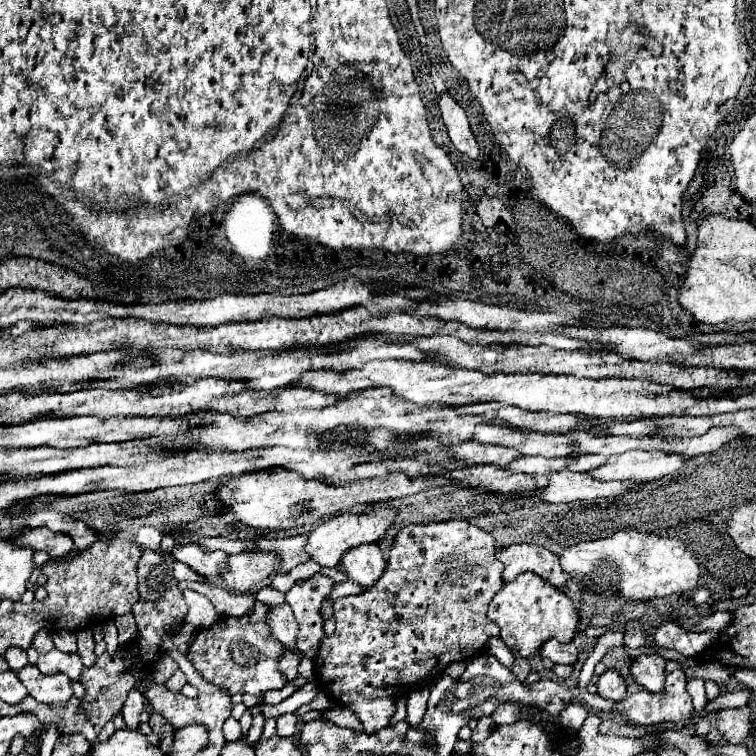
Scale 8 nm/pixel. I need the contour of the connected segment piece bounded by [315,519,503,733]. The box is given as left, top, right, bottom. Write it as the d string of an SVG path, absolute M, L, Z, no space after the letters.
M463 519L405 525L395 535L387 567L379 581L359 595L333 601L337 627L331 637L325 635L321 639L315 651L315 681L331 699L341 699L333 703L349 707L367 733L387 727L395 713L395 697L433 681L445 665L479 655L489 637L499 637L499 629L485 613L491 597L503 587L501 571L503 565L495 557L491 533Z

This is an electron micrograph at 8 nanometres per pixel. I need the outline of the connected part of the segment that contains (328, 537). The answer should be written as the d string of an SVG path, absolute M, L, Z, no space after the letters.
M375 507L369 513L361 513L361 515L353 515L353 513L343 513L337 517L331 517L329 521L325 521L323 525L319 525L313 533L309 533L307 543L305 543L305 553L319 563L321 567L337 567L339 559L343 557L343 553L351 547L363 545L363 543L375 543L393 523L393 511L385 509L385 507Z

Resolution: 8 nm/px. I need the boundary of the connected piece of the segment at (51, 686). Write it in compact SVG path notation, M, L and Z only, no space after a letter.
M27 663L17 673L17 677L27 687L31 697L35 697L39 703L45 703L49 707L65 707L73 697L71 679L65 673L45 675L37 669L37 665Z

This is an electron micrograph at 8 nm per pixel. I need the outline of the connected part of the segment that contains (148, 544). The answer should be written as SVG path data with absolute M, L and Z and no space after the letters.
M141 527L139 533L137 533L137 543L139 543L143 549L159 551L161 539L163 539L163 531L157 529L157 527Z

